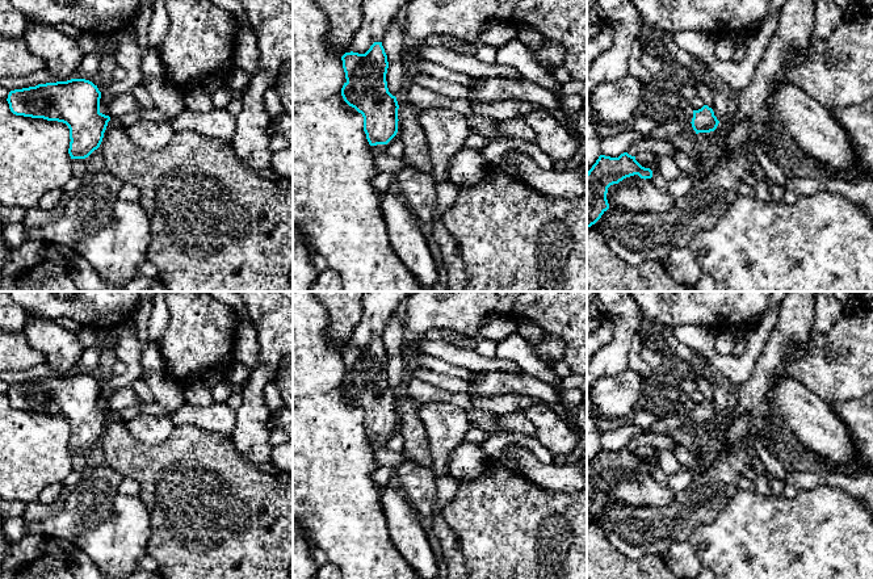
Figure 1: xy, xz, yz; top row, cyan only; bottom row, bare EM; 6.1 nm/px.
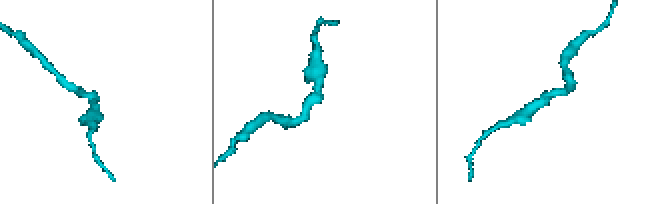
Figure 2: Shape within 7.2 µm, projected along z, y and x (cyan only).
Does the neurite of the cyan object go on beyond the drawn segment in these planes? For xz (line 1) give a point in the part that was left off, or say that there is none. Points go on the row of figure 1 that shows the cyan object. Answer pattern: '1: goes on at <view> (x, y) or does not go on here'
1: does not go on here

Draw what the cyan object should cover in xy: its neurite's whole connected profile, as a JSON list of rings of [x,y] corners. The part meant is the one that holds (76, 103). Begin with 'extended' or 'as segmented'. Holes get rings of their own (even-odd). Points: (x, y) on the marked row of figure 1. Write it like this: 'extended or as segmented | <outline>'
as segmented | [[[71,79],[11,91],[7,101],[16,116],[66,123],[71,159],[85,159],[100,147],[110,121],[100,112],[100,98],[92,81]]]

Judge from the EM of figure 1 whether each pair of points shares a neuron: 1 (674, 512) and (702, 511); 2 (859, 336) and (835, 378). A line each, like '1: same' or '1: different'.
1: same
2: same

